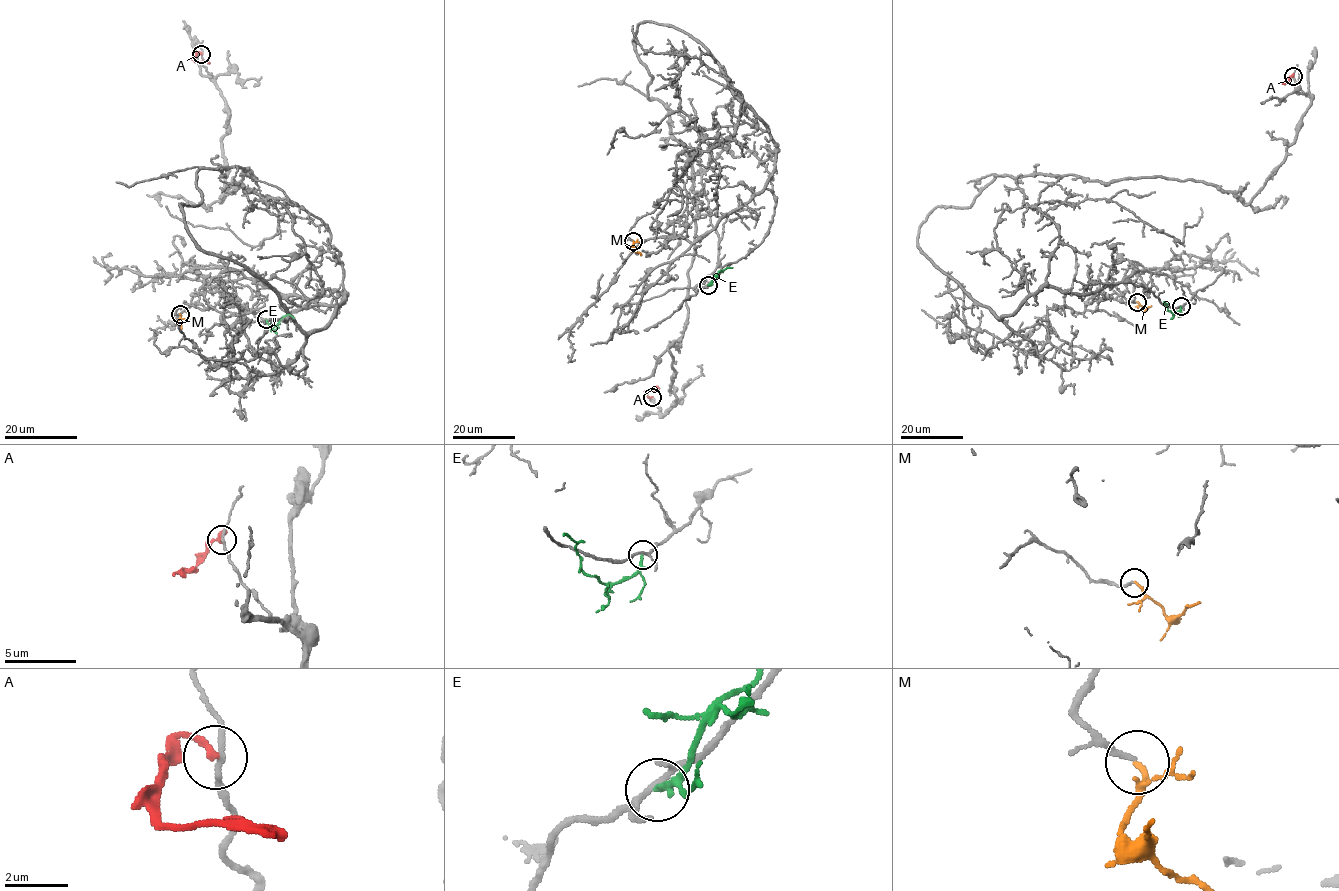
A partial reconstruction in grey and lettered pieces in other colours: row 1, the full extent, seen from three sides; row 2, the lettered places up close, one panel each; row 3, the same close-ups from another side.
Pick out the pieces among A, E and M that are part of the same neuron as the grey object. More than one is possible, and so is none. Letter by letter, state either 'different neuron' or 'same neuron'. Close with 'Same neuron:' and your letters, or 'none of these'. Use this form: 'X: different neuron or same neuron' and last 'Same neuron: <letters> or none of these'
A: different neuron
E: different neuron
M: same neuron
Same neuron: M

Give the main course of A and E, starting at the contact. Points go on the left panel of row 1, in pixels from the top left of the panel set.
A: (202, 54), (196, 54), (195, 61), (210, 63)
E: (266, 319), (274, 326), (286, 315), (294, 317)

